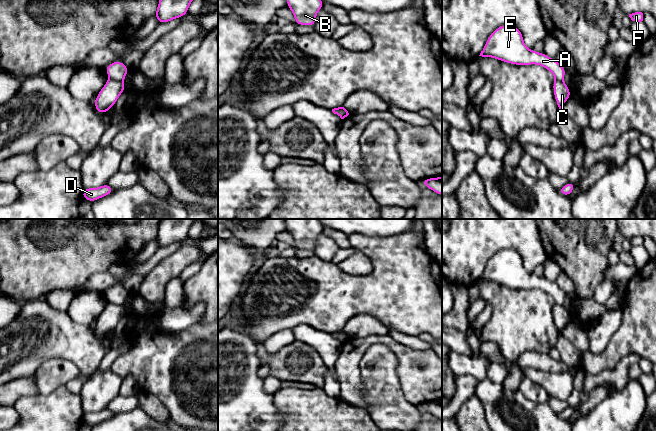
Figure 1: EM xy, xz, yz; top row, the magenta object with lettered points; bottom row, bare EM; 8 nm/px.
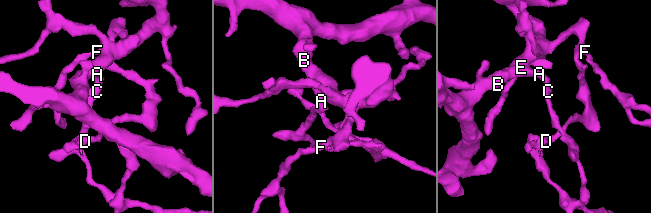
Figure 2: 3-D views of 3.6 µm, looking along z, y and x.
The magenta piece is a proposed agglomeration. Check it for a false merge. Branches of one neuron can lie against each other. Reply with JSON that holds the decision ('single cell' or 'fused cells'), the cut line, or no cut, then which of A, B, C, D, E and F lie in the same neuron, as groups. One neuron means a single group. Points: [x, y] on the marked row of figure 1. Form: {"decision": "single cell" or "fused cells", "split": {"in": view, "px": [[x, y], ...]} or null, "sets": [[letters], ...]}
{"decision": "fused cells", "split": {"in": "xy", "px": [[110, 78], [121, 82]]}, "sets": [["A", "B", "D", "E", "F"], ["C"]]}

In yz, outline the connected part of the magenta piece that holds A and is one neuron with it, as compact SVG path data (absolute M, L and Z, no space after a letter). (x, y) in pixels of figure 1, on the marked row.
M502 25L492 32L479 56L491 57L514 65L540 65L551 71L556 80L564 81L566 69L556 59L527 48L519 28Z

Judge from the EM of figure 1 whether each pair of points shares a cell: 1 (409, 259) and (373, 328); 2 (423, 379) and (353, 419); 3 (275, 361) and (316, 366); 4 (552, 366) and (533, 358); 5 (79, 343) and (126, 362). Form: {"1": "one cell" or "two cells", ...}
{"1": "two cells", "2": "two cells", "3": "one cell", "4": "one cell", "5": "two cells"}

